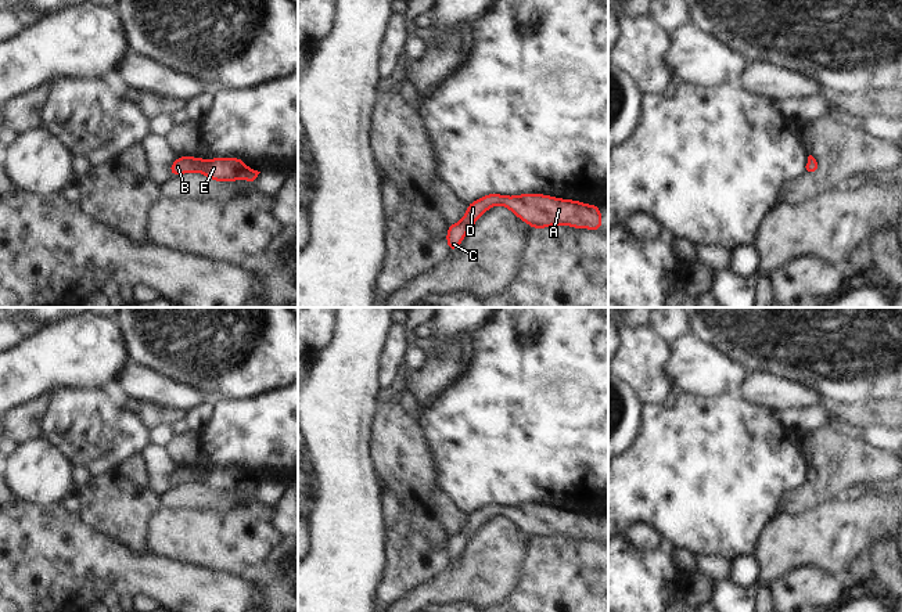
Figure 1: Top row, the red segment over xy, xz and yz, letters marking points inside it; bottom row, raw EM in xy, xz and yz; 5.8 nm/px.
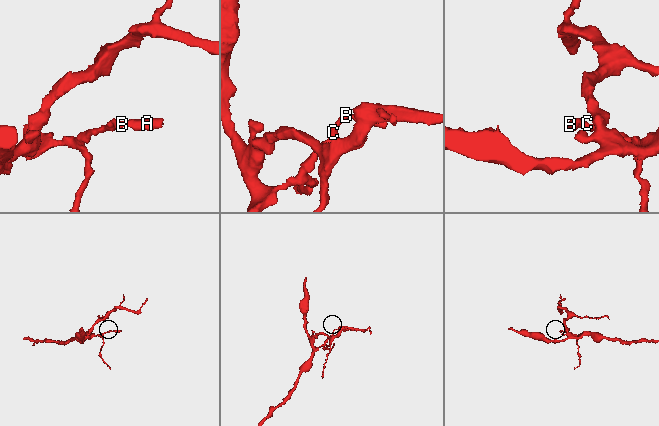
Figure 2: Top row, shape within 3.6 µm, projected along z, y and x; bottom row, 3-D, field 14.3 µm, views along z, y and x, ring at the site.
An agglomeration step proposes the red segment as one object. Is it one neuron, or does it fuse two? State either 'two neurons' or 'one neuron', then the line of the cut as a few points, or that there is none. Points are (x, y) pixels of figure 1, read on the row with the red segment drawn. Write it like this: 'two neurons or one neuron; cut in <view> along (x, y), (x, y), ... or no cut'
one neuron; no cut

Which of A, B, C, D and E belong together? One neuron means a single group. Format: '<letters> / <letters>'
A B C D E

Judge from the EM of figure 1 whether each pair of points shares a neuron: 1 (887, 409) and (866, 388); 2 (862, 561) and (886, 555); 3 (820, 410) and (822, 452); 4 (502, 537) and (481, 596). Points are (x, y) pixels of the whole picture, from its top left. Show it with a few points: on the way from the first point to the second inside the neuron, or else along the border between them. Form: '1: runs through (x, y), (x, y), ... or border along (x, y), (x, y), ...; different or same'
1: border along (887, 399), (869, 399), (856, 404), (845, 404); different
2: border along (868, 555), (872, 579); different
3: border along (822, 428), (804, 435); different
4: runs through (496, 551), (482, 576), (482, 582); same

